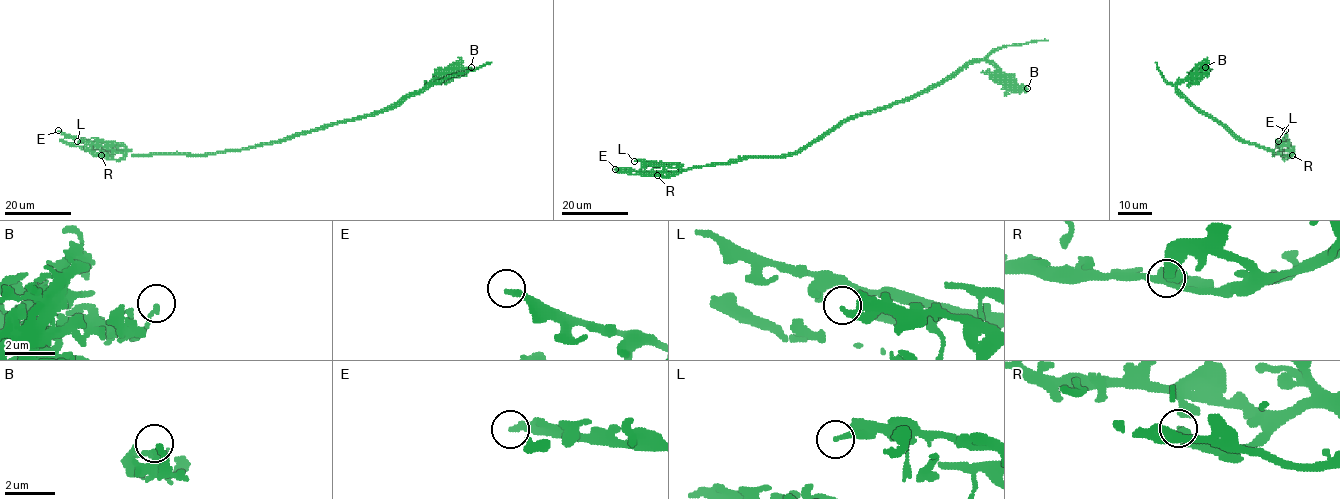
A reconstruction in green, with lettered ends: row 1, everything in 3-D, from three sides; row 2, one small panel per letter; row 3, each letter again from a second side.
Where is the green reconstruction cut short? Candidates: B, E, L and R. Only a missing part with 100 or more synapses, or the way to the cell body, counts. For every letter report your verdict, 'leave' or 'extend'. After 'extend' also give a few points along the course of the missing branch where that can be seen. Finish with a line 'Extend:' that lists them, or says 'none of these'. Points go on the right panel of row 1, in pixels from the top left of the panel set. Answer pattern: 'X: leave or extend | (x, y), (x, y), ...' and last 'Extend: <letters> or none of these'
B: leave
E: leave
L: leave
R: leave
Extend: none of these

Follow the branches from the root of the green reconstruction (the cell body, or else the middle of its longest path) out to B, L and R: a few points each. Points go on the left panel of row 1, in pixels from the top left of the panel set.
B: (286, 140), (396, 107), (412, 94), (435, 82), (444, 81), (457, 71), (468, 71), (471, 67)
L: (286, 140), (200, 155), (133, 155), (121, 151), (118, 146), (124, 145), (117, 142), (100, 146), (77, 141)
R: (286, 140), (200, 155), (133, 155), (131, 151), (118, 151), (109, 157), (101, 155)

